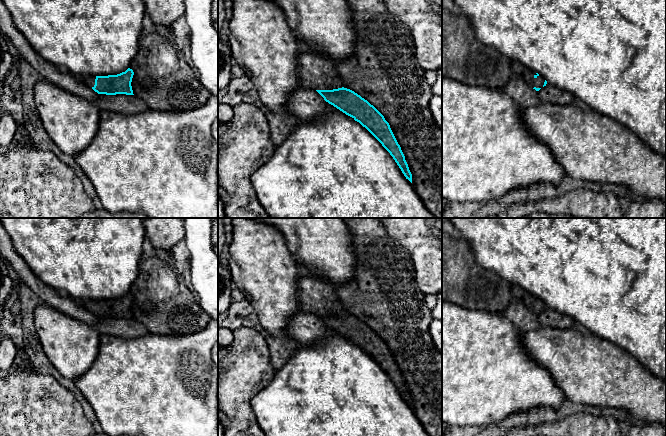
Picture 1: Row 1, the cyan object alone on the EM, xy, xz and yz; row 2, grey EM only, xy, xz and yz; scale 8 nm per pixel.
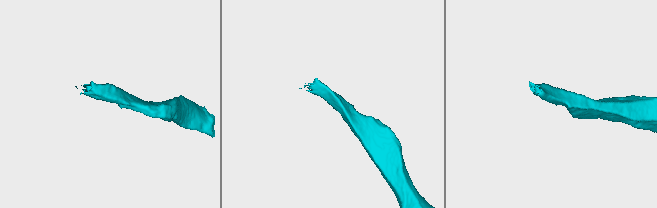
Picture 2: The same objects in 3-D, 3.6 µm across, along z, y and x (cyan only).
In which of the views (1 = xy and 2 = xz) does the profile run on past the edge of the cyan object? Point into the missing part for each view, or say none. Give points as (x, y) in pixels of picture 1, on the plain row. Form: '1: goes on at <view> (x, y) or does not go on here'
1: goes on at xy (88, 304)
2: does not go on here

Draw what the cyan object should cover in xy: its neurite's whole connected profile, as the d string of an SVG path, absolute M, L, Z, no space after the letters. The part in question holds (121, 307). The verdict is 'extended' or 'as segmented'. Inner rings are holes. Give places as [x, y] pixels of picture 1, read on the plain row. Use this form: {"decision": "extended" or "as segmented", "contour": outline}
{"decision": "extended", "contour": "M128 292L125 296L117 299L76 300L76 302L84 306L87 310L91 311L98 318L134 319L131 310L133 299L133 294Z"}

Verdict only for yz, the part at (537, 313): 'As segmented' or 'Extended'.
Extended

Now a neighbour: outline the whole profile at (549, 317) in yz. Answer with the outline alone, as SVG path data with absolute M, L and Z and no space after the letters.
M547 307L544 311L542 311L538 315L538 317L539 322L542 326L548 326L558 329L572 328L575 322L570 316L560 313L549 307Z

